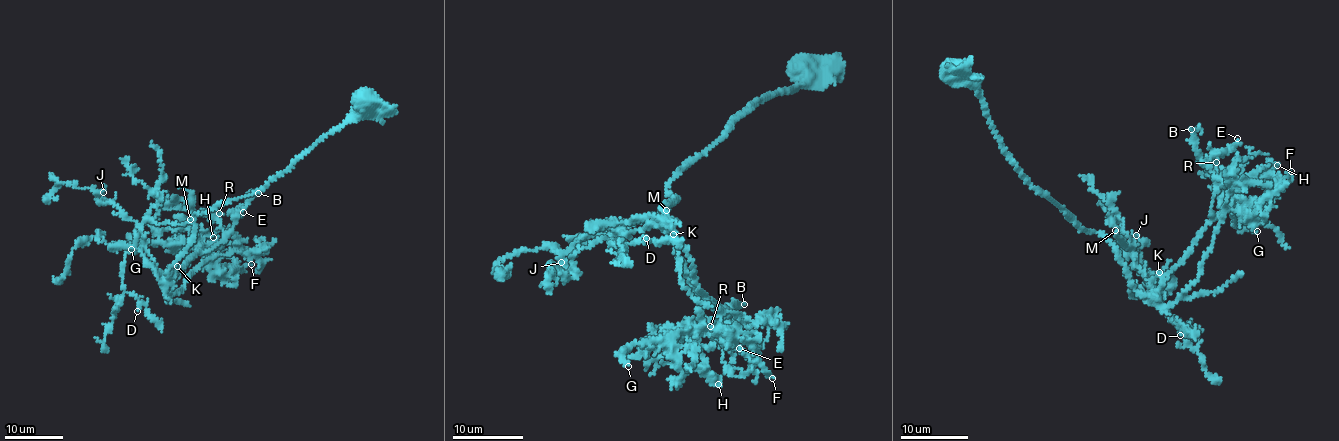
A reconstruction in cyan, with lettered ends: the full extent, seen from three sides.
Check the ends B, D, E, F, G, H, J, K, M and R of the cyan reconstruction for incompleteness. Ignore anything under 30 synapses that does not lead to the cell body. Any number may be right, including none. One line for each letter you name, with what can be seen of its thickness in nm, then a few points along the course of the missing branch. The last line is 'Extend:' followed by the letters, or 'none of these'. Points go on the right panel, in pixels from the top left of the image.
Extend: none of these

